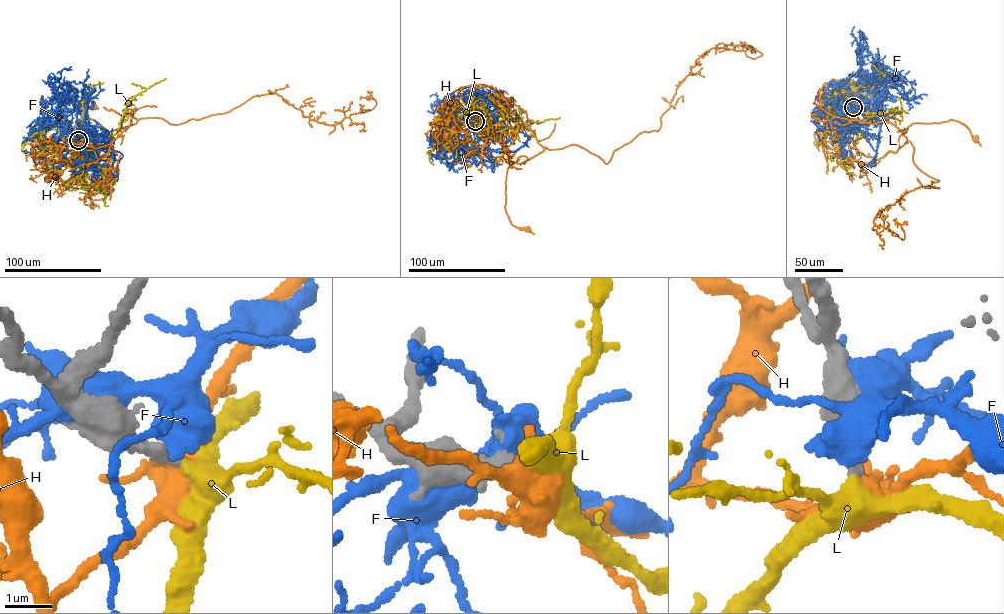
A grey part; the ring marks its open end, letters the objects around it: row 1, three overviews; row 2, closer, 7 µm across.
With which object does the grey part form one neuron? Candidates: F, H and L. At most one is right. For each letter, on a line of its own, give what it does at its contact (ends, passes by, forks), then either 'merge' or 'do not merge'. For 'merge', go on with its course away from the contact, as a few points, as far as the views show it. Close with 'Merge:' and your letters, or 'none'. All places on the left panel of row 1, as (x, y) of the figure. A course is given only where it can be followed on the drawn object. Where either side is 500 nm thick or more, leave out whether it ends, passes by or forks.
F: it forks there; do not merge
H: it forks there; do not merge
L: it forks there; merge; it runs (78, 140), (80, 154), (110, 138), (119, 129), (126, 106), (133, 97), (166, 78)
Merge: L

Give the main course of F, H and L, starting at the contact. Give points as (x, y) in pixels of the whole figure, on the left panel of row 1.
F: (78, 140), (86, 125), (75, 133), (59, 105), (74, 95), (74, 89), (58, 82), (62, 70), (71, 67)
H: (78, 140), (83, 181), (91, 187), (95, 164), (114, 140), (80, 104), (93, 106)
L: (78, 140), (80, 154), (110, 138), (119, 129), (126, 106), (133, 97), (166, 78)

